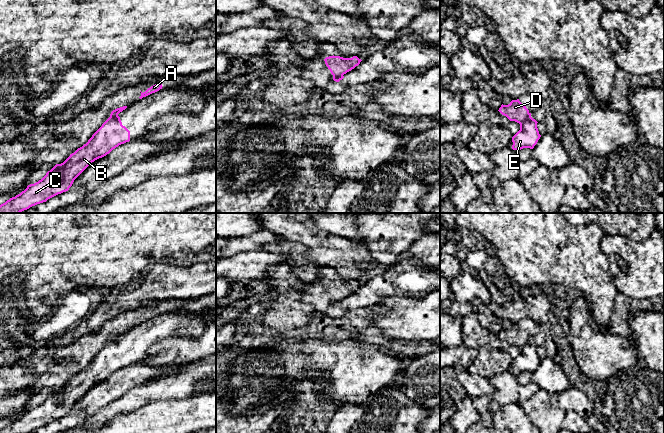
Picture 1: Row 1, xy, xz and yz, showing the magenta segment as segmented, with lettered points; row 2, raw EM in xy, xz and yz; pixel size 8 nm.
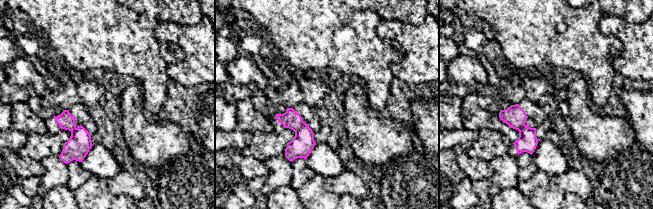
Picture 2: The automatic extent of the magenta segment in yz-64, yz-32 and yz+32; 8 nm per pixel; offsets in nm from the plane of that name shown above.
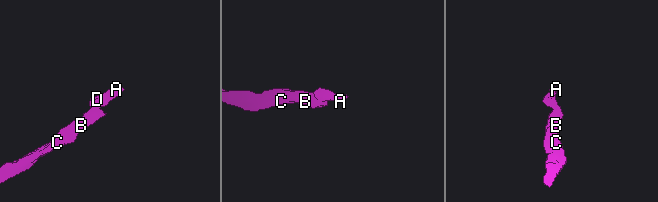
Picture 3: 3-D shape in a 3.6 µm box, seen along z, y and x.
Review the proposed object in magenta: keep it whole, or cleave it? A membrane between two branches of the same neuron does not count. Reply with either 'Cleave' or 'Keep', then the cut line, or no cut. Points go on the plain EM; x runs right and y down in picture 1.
Cleave. Split along yz (529, 337), (520, 349)

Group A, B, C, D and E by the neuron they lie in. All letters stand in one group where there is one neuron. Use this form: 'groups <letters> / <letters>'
groups A D / B C E

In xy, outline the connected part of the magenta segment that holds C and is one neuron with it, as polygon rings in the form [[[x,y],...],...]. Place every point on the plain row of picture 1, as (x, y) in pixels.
[[[119,340],[109,341],[102,350],[92,359],[86,368],[78,372],[61,388],[56,388],[46,399],[15,421],[10,422],[0,429],[0,433],[29,433],[32,430],[46,426],[48,423],[66,416],[72,410],[74,404],[95,384],[109,378],[121,368],[130,365],[130,355],[122,349]]]

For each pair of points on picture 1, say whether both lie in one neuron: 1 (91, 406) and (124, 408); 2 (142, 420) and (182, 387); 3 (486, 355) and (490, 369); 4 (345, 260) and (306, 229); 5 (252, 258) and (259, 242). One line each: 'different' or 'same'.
1: different
2: different
3: same
4: same
5: different

